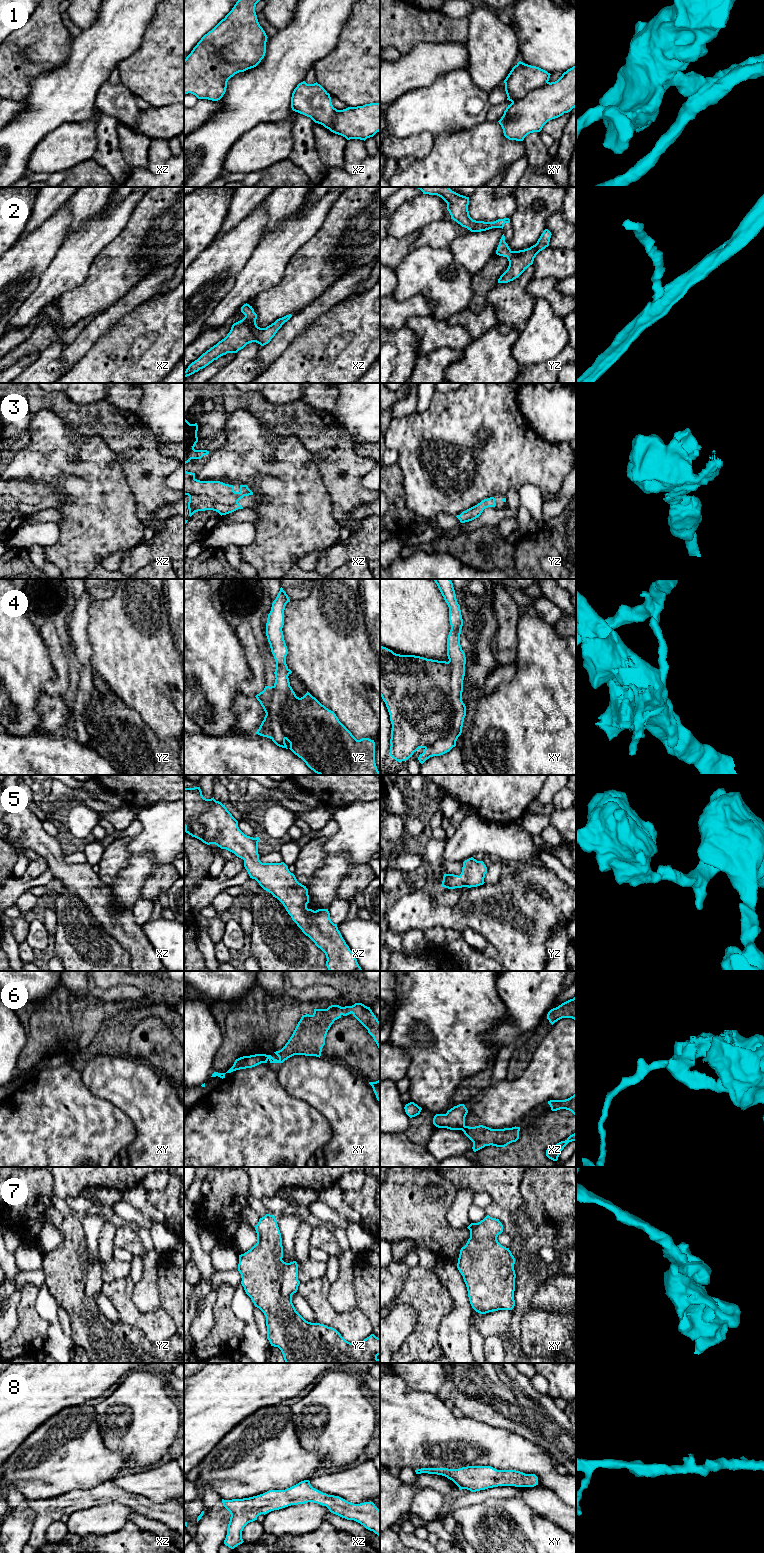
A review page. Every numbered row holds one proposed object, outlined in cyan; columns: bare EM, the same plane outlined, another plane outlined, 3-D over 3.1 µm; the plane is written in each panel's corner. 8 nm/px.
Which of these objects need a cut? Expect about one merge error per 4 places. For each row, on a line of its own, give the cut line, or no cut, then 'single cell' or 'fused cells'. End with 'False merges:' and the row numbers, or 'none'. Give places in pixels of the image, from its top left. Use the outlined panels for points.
1: xy (548, 82), (530, 90), (524, 96), (512, 102) | fused cells
2: no cut | single cell
3: no cut | single cell
4: no cut | single cell
5: no cut | single cell
6: xy (268, 1055), (269, 1058) | fused cells
7: no cut | single cell
8: no cut | single cell
False merges: 1, 6

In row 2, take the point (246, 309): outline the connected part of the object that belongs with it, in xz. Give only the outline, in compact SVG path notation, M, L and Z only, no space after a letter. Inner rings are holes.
M244 304L241 307L241 312L245 317L232 325L230 332L224 339L192 362L184 371L184 377L198 372L227 353L237 353L249 343L256 342L261 346L268 344L282 325L292 317L291 314L286 315L266 328L260 328L256 324L257 314L252 306Z

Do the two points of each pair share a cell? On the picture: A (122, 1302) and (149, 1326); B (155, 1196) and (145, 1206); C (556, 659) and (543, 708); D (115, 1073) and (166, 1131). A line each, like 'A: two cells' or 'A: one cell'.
A: one cell
B: two cells
C: one cell
D: one cell

